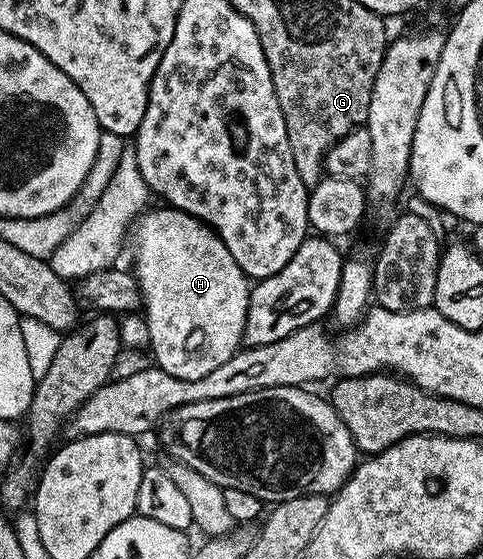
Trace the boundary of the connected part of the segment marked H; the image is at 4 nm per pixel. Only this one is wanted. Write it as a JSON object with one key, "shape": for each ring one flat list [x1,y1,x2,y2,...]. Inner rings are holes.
{"shape":[[160,205,157,211,152,209,145,210,134,223,134,232,136,231,136,269,134,276,139,287,142,300,142,318,149,327,149,348,152,353,155,366,161,367,166,373,174,377,183,379,197,379,206,377,206,373,211,373,213,369,218,369,218,365,230,361,230,357,241,350,242,340,244,338,244,326,246,325,246,313,248,312,248,293,250,290,250,280,245,275,244,270,230,257,230,249,220,240,212,228,208,227,202,220,195,219,190,213,179,211,177,207]]}

